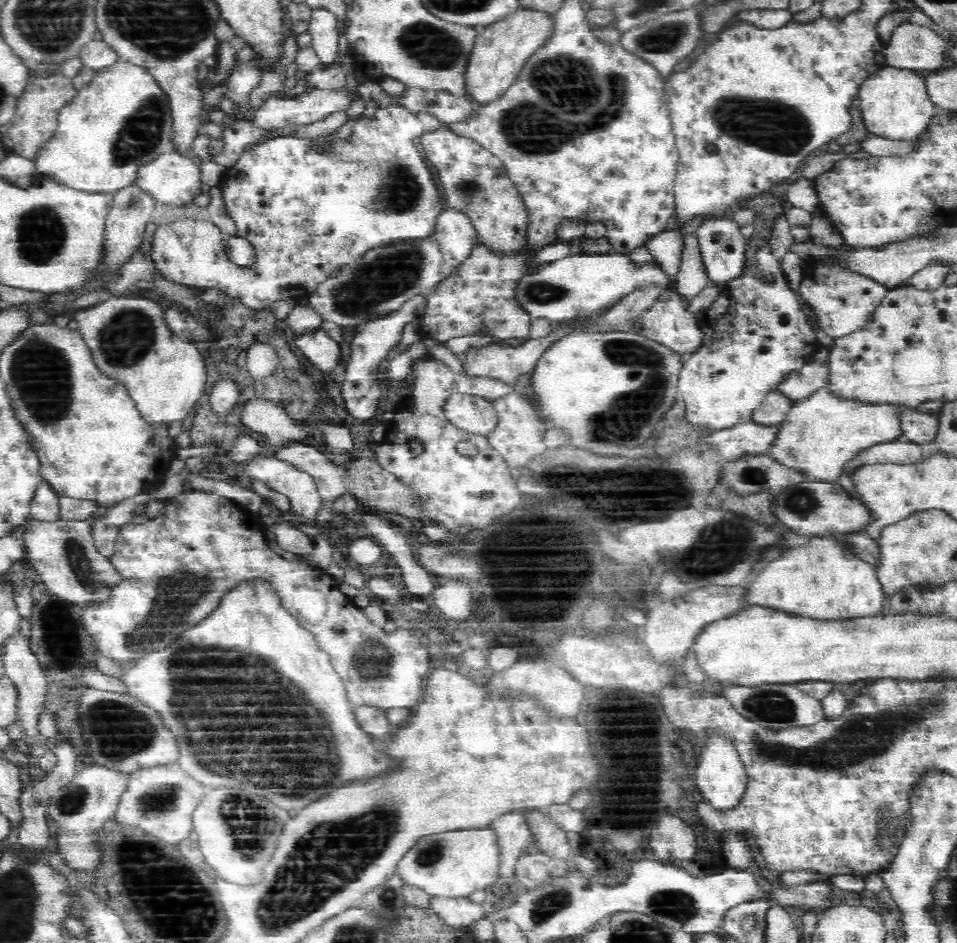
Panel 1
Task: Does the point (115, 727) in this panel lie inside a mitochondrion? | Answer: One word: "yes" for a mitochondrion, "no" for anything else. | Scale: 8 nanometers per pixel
yes

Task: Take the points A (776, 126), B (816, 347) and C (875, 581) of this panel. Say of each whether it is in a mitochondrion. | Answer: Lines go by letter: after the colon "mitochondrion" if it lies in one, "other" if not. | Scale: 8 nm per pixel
A: mitochondrion
B: other
C: other

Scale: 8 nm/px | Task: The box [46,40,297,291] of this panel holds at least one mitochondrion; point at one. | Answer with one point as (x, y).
(141, 132)

